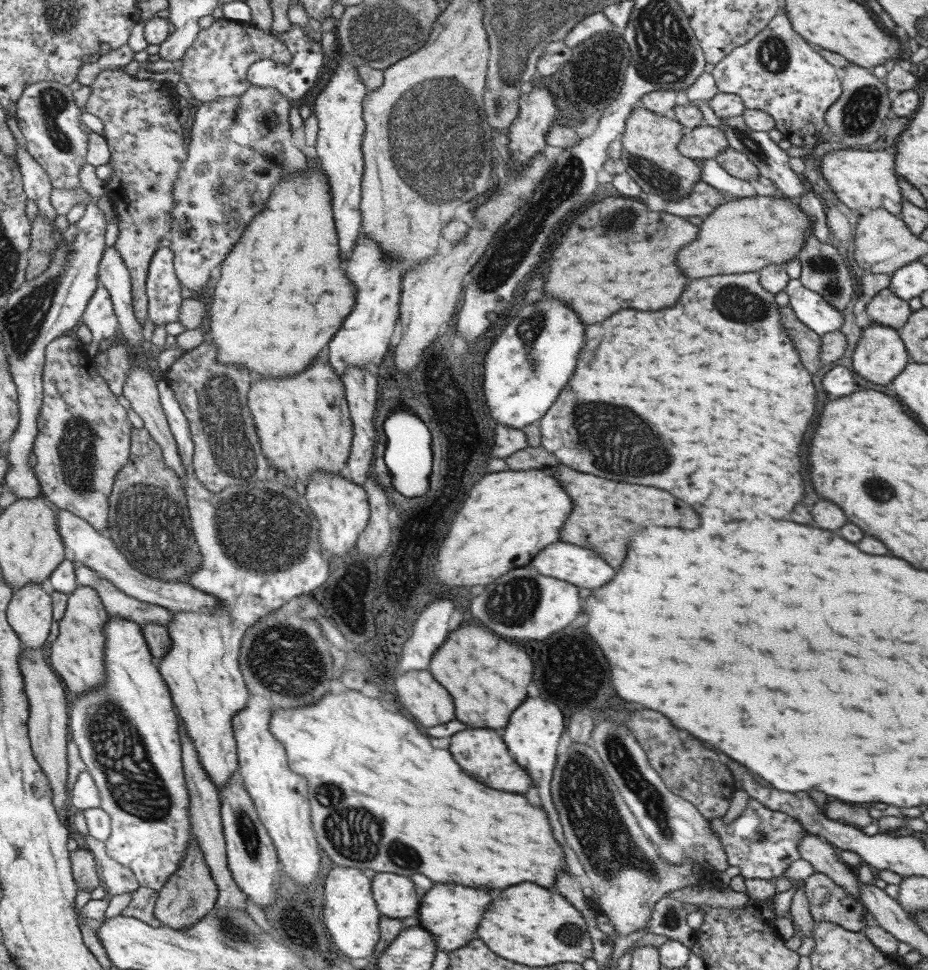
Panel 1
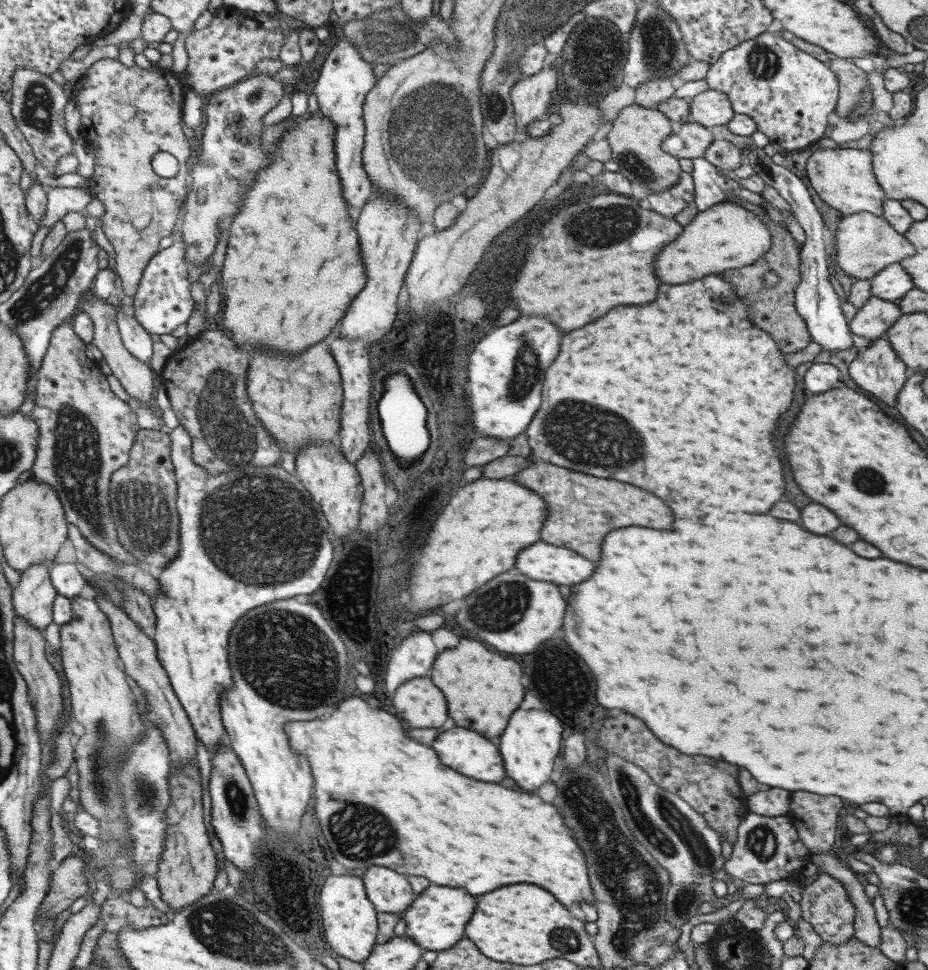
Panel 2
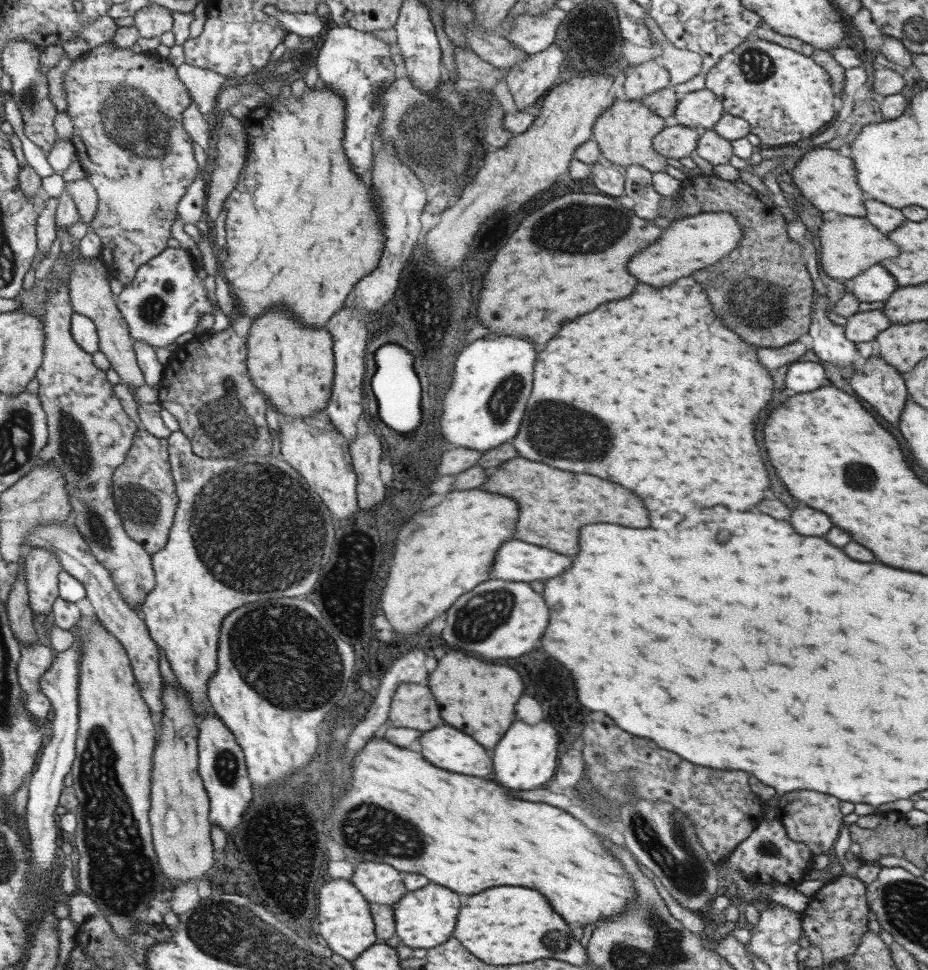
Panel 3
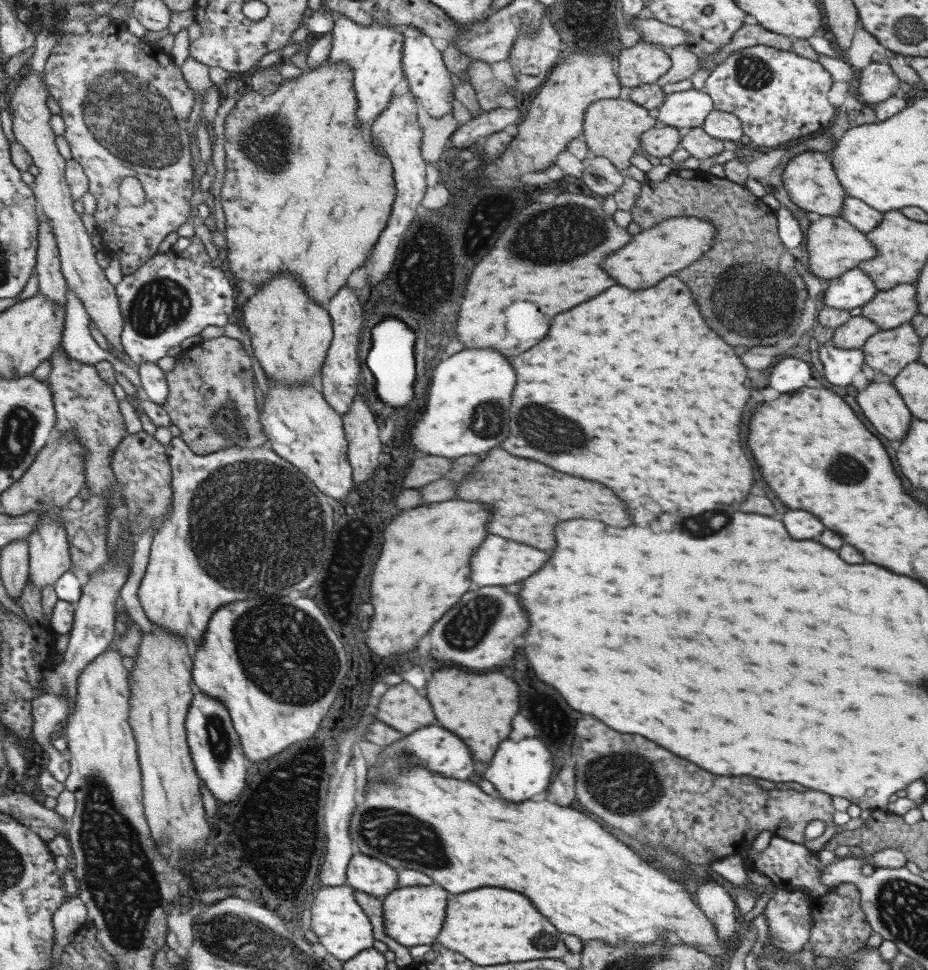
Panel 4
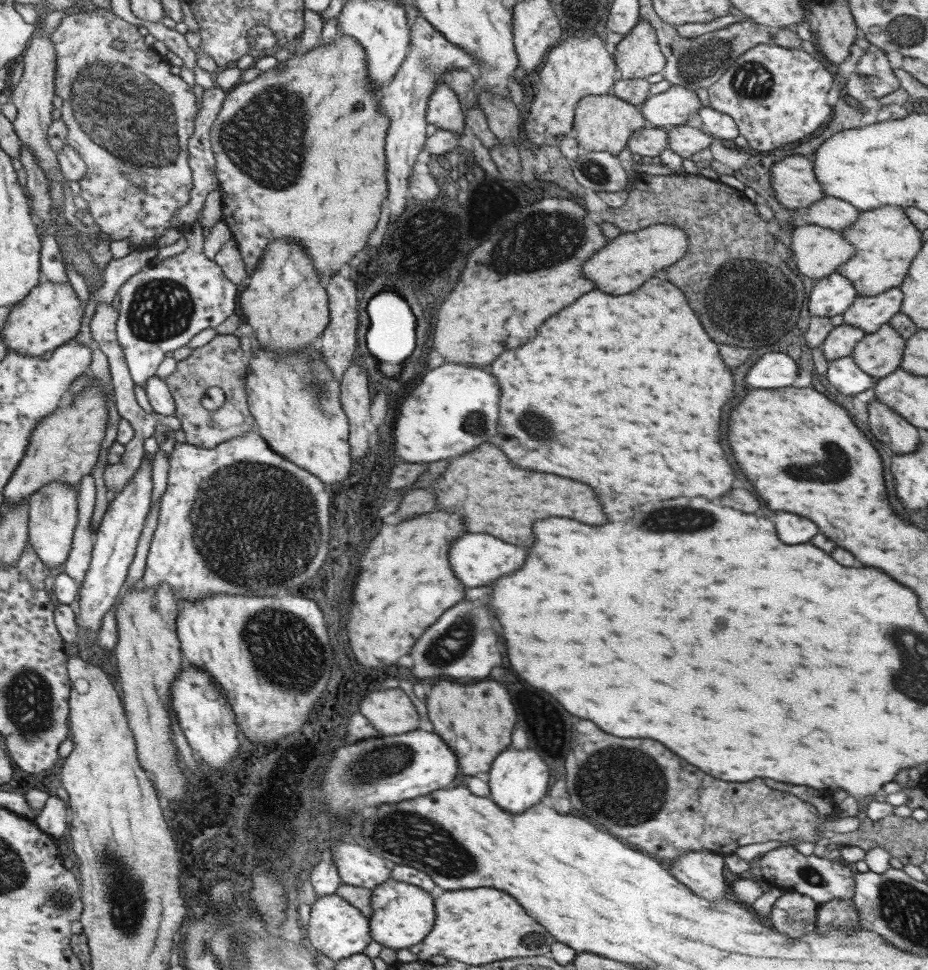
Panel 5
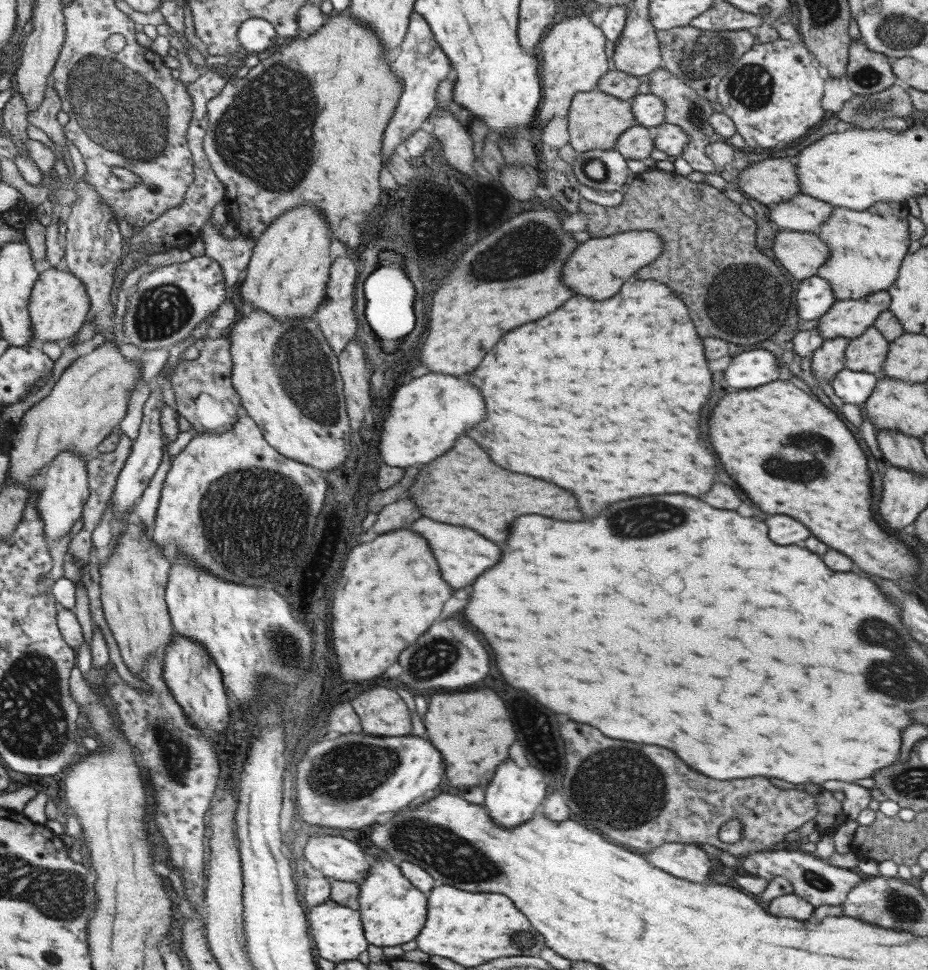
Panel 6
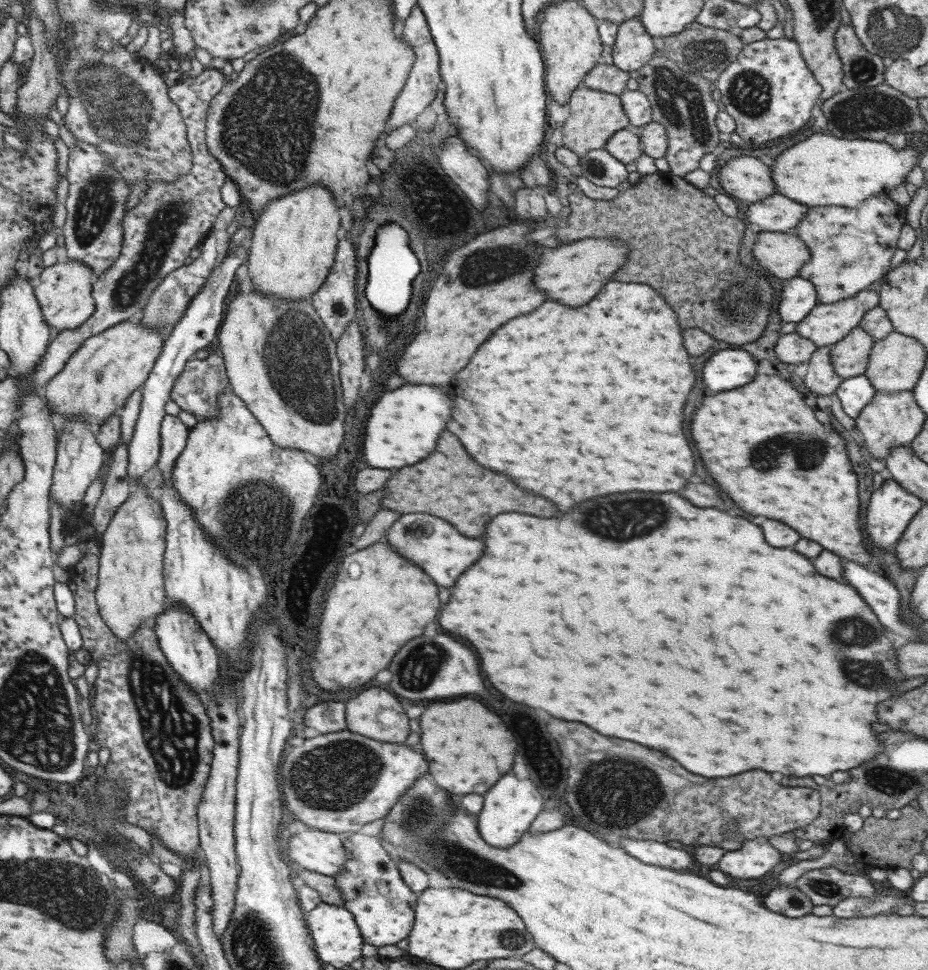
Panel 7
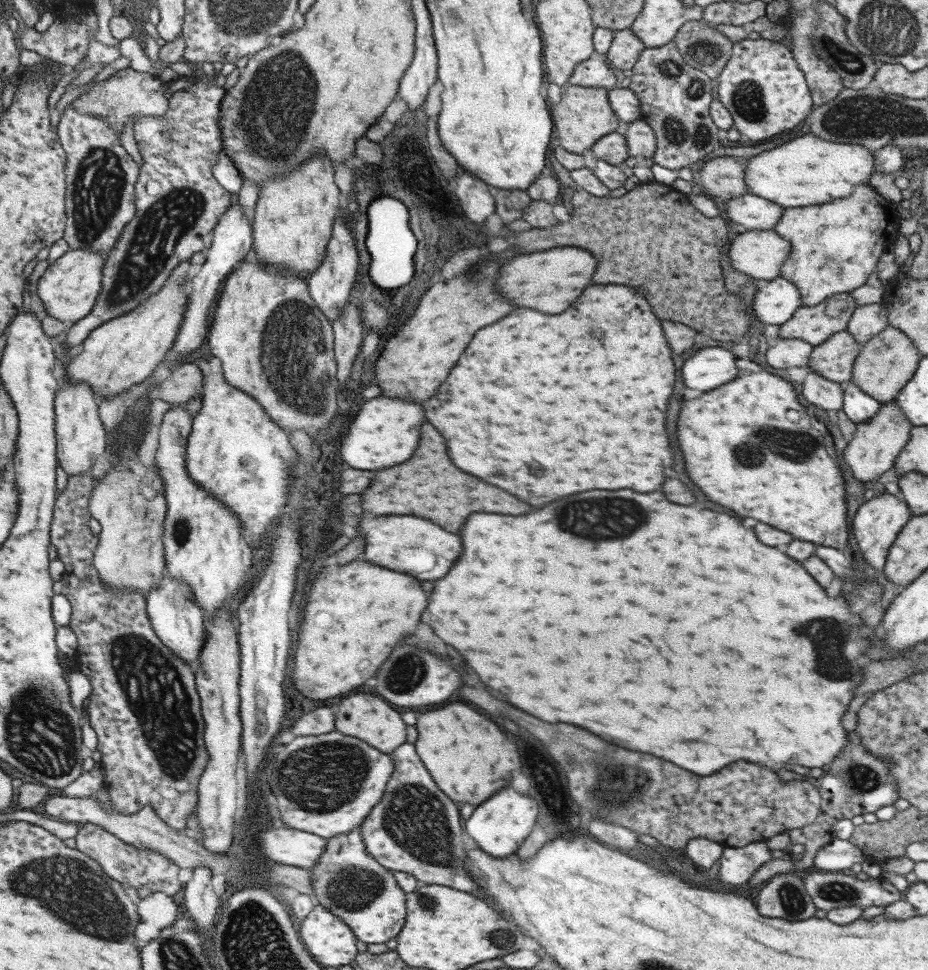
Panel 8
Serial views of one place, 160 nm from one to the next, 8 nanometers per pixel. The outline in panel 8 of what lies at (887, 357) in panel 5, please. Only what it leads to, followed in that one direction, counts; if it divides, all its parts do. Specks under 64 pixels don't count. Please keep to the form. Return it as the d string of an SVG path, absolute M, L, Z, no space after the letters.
M847 331L836 332L812 347L807 367L824 379L845 383L851 379L860 345Z

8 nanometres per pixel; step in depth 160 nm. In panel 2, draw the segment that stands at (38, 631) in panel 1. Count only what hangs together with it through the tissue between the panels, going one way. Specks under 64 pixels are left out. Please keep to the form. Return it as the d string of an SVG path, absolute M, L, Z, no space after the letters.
M49 563L34 564L22 573L20 583L14 586L17 616L39 630L53 624L56 598L59 596L51 580L51 567Z

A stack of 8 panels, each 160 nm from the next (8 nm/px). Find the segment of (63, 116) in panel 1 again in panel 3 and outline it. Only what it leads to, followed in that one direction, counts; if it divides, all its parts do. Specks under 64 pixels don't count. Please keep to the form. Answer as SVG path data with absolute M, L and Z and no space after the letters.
M10 40L2 51L2 65L6 74L11 78L11 96L22 115L26 137L48 154L53 150L55 142L60 139L55 130L57 108L49 98L47 76L41 72L40 52L41 49L33 46L33 43L28 40Z

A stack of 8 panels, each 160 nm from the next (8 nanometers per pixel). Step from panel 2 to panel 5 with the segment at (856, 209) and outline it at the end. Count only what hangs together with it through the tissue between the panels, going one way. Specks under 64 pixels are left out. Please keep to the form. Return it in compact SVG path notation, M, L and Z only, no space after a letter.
M787 156L773 163L770 177L773 194L788 209L807 208L826 196L817 184L811 160L805 156Z

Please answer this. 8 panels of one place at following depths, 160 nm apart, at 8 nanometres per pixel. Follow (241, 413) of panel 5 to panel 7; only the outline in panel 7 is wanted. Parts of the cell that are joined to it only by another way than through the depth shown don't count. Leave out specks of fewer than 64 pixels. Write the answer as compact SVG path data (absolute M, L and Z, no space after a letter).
M219 350L208 351L204 359L189 359L174 380L169 398L181 411L189 412L197 421L213 420L217 416L218 396L229 389L224 360Z

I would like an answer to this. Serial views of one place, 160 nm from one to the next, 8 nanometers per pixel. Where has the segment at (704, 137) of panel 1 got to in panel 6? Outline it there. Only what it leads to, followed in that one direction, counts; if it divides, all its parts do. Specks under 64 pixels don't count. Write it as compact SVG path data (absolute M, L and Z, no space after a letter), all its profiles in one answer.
M637 124L627 128L619 136L613 149L625 160L639 161L647 159L654 150L649 130Z

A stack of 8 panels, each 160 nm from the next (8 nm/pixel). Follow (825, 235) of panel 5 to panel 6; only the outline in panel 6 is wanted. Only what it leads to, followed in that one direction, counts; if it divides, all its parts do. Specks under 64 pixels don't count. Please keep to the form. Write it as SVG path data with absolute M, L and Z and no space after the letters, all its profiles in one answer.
M777 231L772 249L775 263L801 280L813 276L829 259L826 244L808 232Z

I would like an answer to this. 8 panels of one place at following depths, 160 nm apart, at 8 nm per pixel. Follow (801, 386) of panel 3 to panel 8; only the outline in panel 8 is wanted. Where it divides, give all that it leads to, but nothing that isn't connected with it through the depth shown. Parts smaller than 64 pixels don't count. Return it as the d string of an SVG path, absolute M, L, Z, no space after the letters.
M701 348L681 366L681 378L687 388L705 392L721 386L737 374L735 356L729 348Z

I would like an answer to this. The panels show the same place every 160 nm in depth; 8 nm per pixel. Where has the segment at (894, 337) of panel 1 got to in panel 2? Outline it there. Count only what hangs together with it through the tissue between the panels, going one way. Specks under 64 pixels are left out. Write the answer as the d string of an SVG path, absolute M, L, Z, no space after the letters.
M883 336L868 342L865 350L857 354L848 365L849 378L859 388L889 406L894 406L894 403L897 402L896 394L907 378L905 370L907 370L907 367L898 359L895 351L891 348L890 342Z

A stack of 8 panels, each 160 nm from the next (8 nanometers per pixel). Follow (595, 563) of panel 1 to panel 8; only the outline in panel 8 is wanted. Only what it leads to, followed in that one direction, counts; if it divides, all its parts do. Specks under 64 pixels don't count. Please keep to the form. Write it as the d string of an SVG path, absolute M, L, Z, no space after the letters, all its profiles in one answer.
M375 516L355 527L366 540L364 559L371 564L409 574L417 580L437 580L447 574L461 554L461 538L417 516Z

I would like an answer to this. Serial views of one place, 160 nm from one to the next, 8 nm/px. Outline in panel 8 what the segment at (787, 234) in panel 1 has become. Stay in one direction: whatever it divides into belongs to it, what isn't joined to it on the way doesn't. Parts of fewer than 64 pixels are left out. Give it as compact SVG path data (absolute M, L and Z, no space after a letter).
M564 246L513 256L501 268L497 288L517 306L527 306L545 314L563 312L581 294L591 280L593 270L596 270L596 260L591 255L589 251L576 246Z

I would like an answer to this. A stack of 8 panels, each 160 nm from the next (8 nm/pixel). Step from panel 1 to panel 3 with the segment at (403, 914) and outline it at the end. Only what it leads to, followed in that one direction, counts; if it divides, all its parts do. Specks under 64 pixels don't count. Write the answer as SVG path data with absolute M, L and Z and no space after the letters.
M359 862L353 867L349 880L368 903L392 906L407 892L403 874L388 864Z

